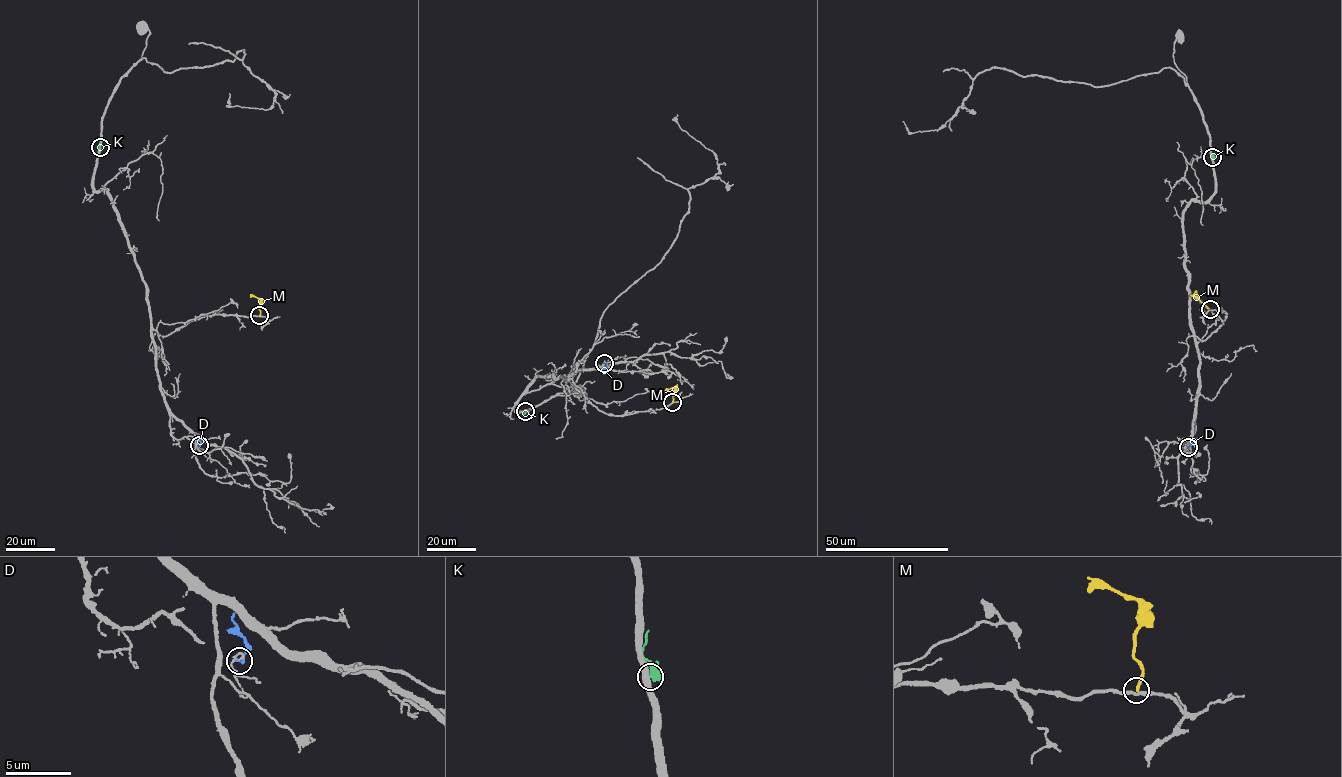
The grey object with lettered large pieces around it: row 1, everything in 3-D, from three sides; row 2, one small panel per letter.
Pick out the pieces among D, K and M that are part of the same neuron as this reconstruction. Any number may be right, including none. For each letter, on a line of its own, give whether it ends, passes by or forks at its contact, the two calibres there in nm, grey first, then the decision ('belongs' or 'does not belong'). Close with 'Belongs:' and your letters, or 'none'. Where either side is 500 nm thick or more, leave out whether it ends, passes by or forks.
D: it ends there; 130 nm thick on the grey side, 190 nm on the other; does not belong
K: 500 nm thick on the grey side, 440 nm on the other; does not belong
M: it ends there; 240 nm thick on the grey side, 200 nm on the other; does not belong
Belongs: none

